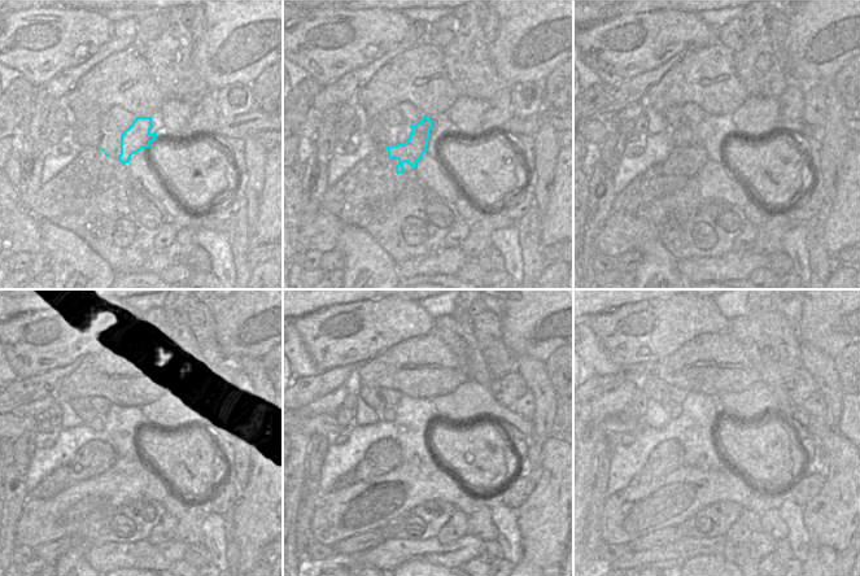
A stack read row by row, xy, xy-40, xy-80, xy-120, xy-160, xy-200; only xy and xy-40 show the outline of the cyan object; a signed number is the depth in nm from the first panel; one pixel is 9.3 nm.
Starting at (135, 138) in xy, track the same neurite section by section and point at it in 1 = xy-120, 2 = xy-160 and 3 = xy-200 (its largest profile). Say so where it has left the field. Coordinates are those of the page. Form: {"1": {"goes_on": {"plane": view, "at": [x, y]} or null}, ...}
{"1": {"goes_on": {"plane": "xy-120", "at": [100, 453]}}, "2": {"goes_on": {"plane": "xy-160", "at": [387, 449]}}, "3": {"goes_on": {"plane": "xy-200", "at": [658, 465]}}}

